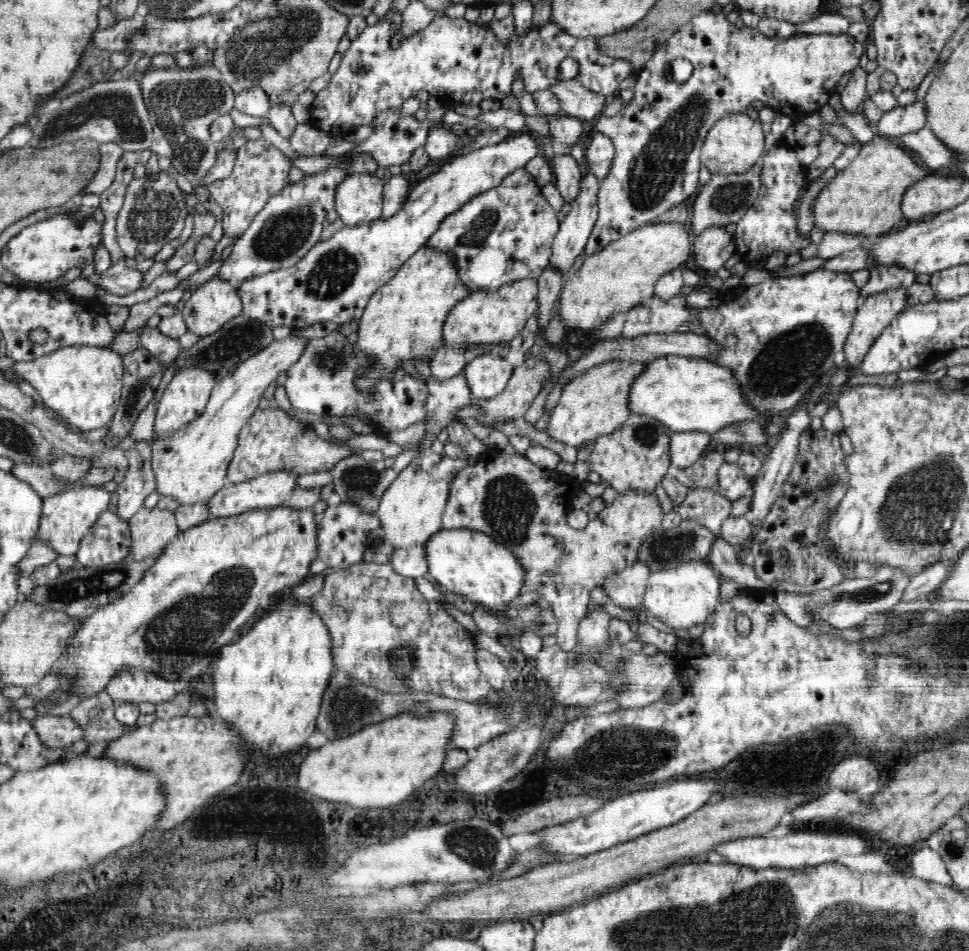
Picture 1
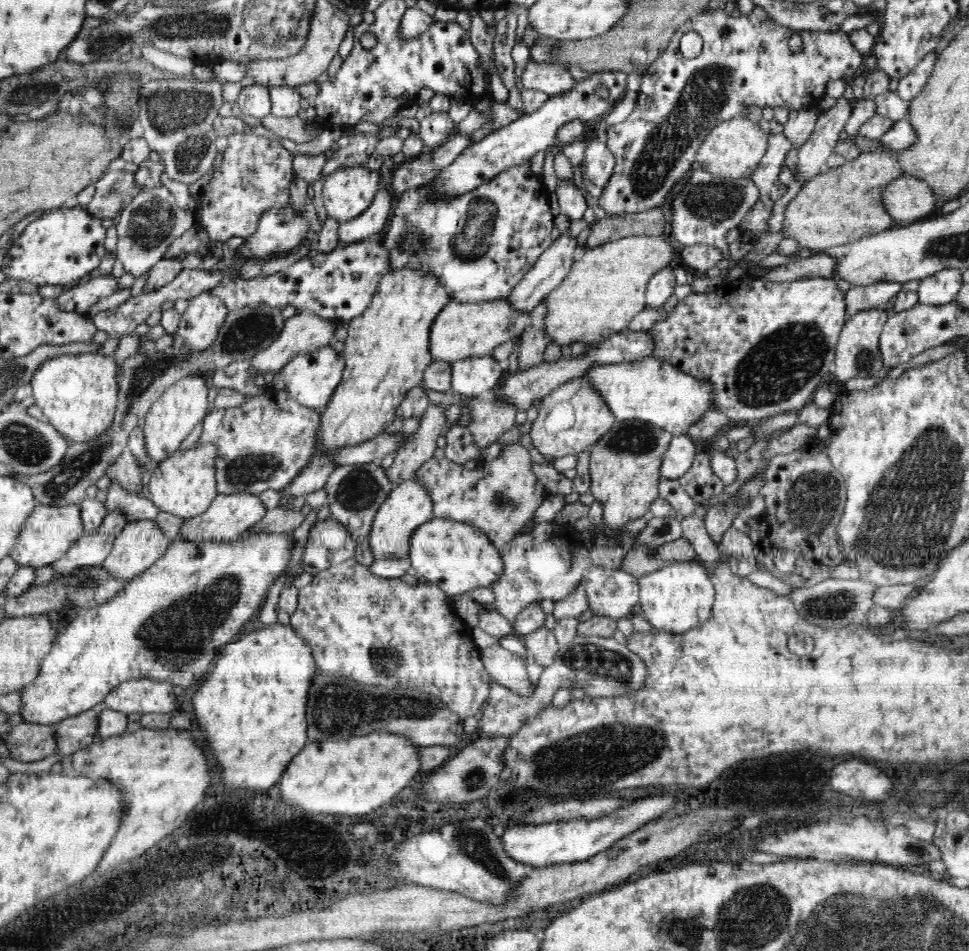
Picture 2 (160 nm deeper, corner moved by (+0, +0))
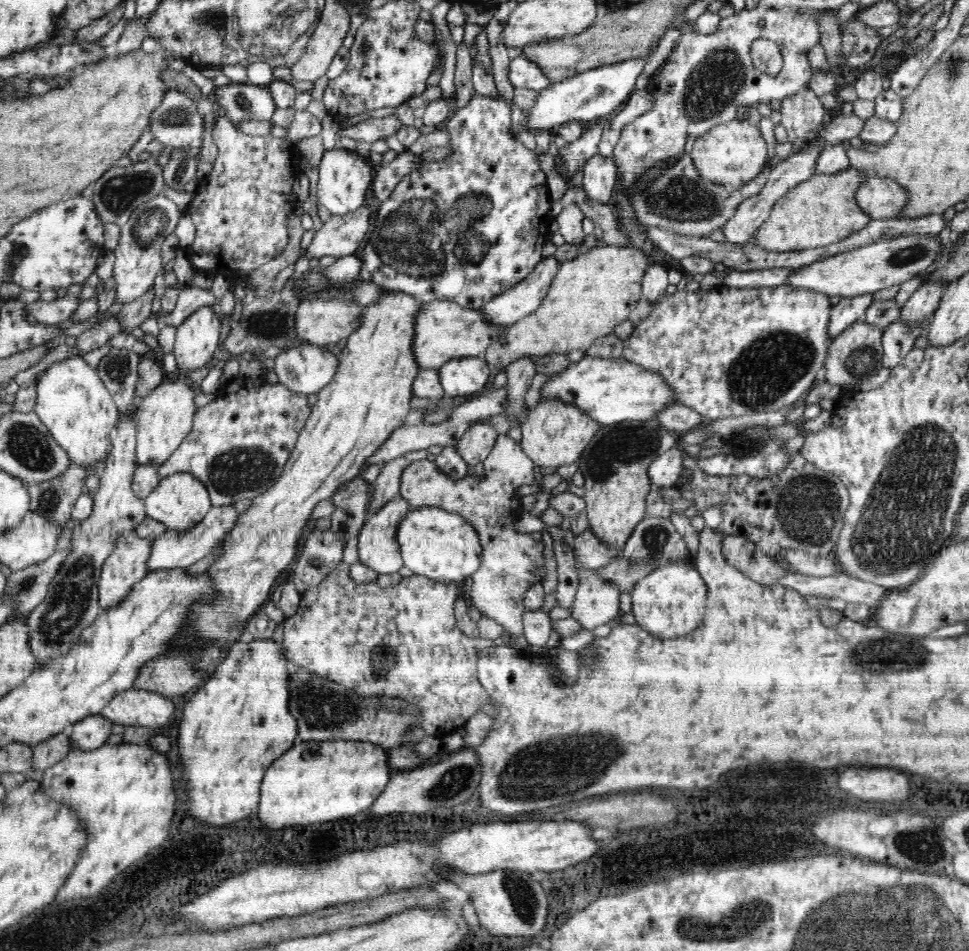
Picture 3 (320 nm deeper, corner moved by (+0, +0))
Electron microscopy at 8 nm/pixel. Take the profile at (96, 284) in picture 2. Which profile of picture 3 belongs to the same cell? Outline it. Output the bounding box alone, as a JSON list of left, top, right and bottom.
[26,289,80,325]

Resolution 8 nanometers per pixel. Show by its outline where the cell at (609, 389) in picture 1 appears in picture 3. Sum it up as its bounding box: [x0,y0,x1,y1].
[520,398,602,466]

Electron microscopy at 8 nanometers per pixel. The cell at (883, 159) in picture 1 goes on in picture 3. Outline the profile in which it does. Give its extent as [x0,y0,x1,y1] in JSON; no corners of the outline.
[755,167,871,252]

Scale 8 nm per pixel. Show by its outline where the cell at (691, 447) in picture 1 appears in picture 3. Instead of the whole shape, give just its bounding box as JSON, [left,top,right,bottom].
[647,445,685,488]

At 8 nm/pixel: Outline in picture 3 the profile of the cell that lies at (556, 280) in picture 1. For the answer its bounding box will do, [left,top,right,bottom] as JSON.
[503,357,536,417]

